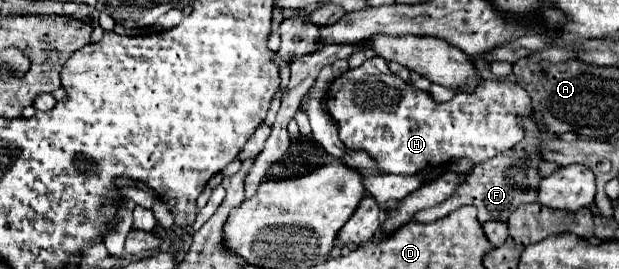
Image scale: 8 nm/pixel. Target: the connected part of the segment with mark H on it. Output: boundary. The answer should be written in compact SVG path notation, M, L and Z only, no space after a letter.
M382 57L366 59L360 67L348 69L336 77L326 93L326 107L336 121L340 139L346 143L346 147L368 151L378 161L382 173L398 175L416 175L418 171L434 169L442 163L458 159L470 159L474 163L492 159L494 155L504 153L522 141L522 121L532 115L532 99L518 81L482 79L472 91L460 91L450 101L438 103L430 93L420 91L412 83L406 83L394 75L388 69L388 61Z

